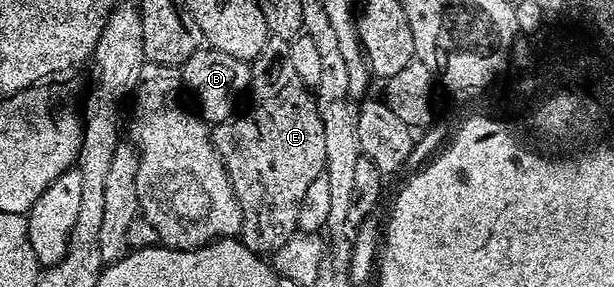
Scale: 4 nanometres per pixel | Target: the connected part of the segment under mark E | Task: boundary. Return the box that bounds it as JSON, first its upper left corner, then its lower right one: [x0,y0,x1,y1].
[210,37,325,256]

